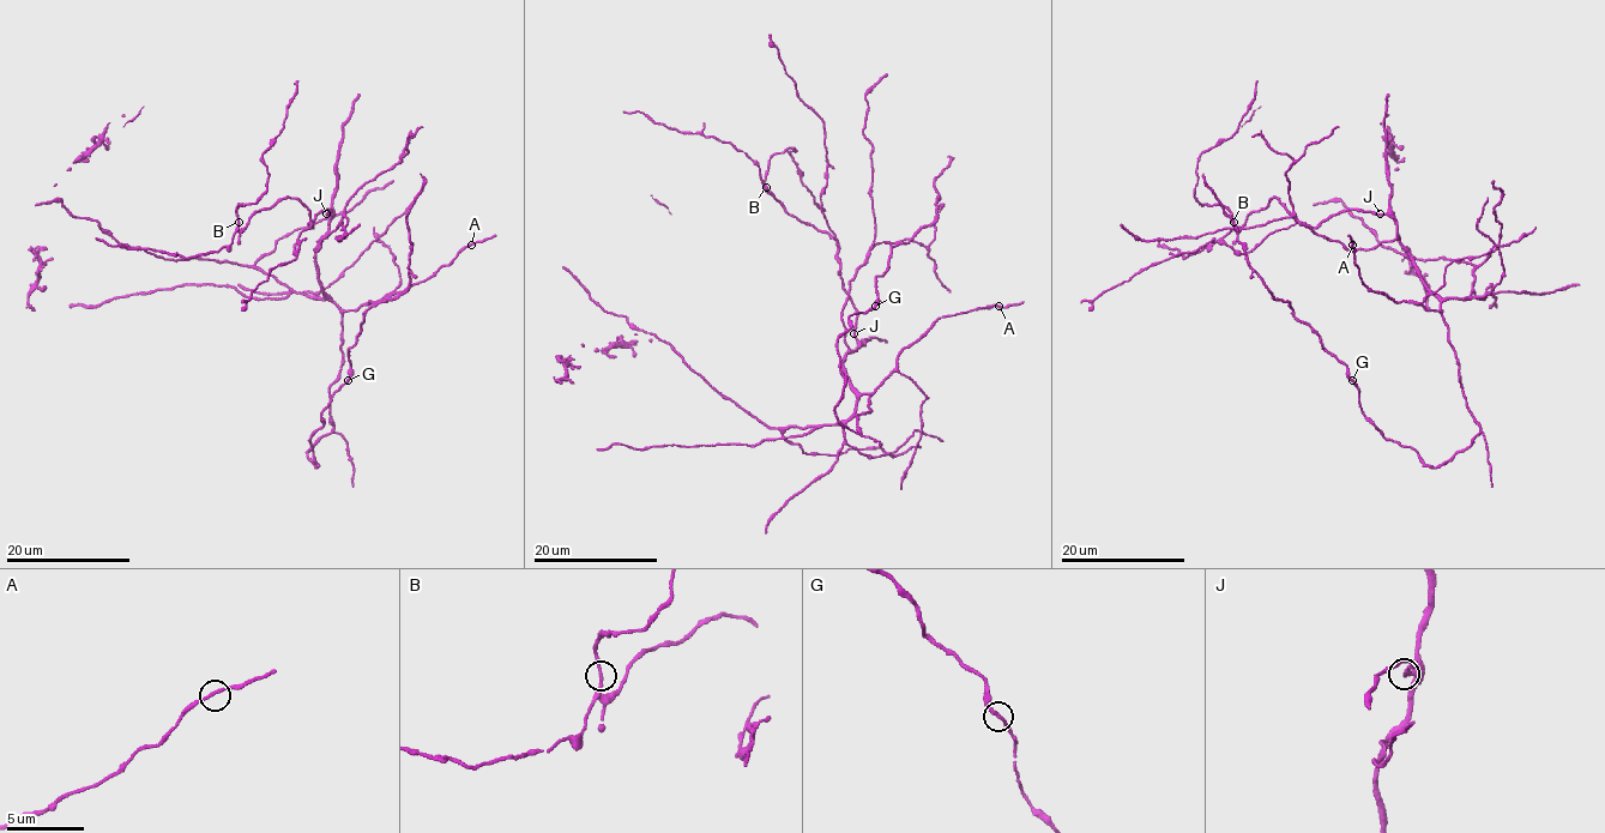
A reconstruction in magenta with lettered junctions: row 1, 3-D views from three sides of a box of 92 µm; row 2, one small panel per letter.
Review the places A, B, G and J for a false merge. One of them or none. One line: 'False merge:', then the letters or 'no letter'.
False merge: no letter

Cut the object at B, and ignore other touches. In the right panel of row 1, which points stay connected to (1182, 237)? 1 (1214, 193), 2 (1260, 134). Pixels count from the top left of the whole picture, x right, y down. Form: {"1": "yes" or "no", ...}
{"1": "yes", "2": "yes"}

